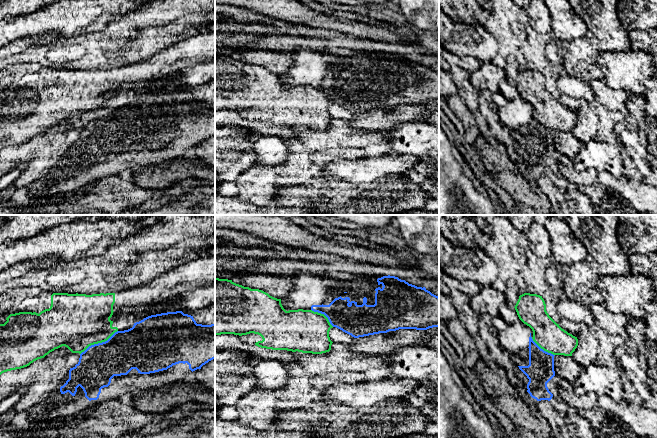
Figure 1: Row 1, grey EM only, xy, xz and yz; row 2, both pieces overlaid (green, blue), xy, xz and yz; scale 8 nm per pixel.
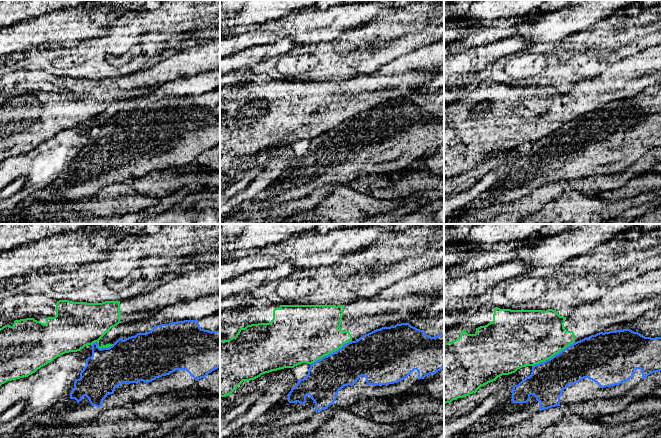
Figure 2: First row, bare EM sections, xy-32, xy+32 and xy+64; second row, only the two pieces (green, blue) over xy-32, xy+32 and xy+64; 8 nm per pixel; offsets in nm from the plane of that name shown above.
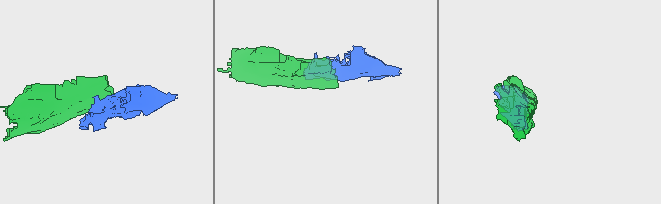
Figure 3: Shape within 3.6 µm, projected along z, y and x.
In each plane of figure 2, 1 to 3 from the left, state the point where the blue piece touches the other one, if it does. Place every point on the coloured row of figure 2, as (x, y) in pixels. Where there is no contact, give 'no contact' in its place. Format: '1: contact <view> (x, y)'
1: contact xy-32 (101, 348)
2: contact xy+32 (330, 353)
3: contact xy+64 (553, 355)

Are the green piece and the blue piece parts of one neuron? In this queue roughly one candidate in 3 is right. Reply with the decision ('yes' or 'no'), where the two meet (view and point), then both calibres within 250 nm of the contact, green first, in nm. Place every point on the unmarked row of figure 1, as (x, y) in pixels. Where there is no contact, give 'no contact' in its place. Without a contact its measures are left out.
no; meets green in xy at (98, 118); 440 nm thick on the green side, 320 nm on the other

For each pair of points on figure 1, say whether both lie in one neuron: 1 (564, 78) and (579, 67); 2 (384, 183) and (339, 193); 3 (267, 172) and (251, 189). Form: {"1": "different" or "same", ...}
{"1": "different", "2": "same", "3": "same"}

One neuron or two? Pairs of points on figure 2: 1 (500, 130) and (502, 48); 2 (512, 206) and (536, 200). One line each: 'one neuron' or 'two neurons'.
1: two neurons
2: one neuron

